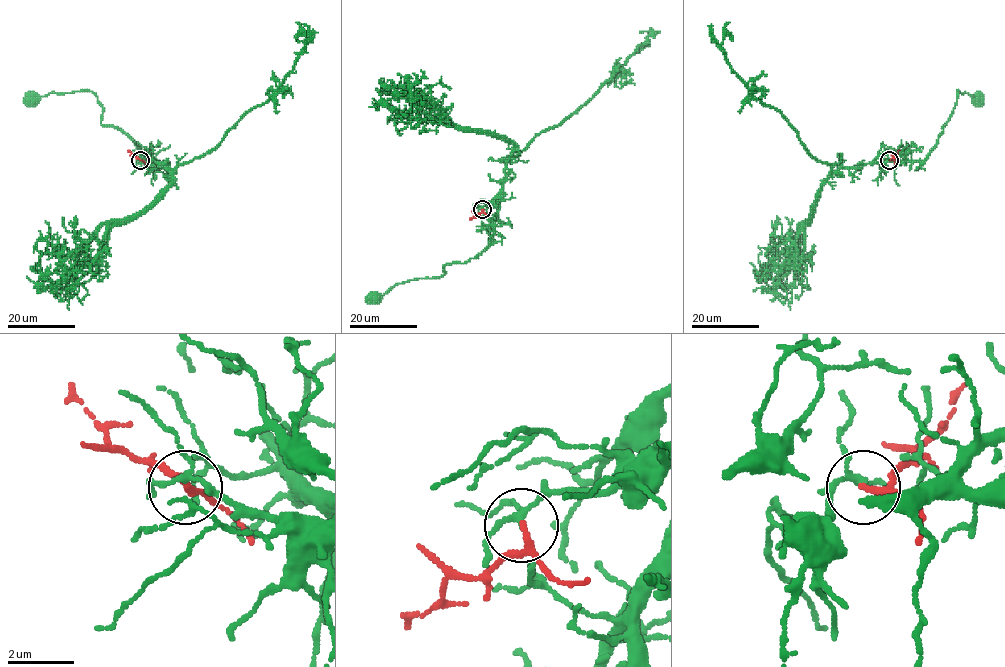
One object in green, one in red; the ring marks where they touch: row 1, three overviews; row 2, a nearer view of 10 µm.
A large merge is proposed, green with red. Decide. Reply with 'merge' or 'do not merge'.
do not merge

